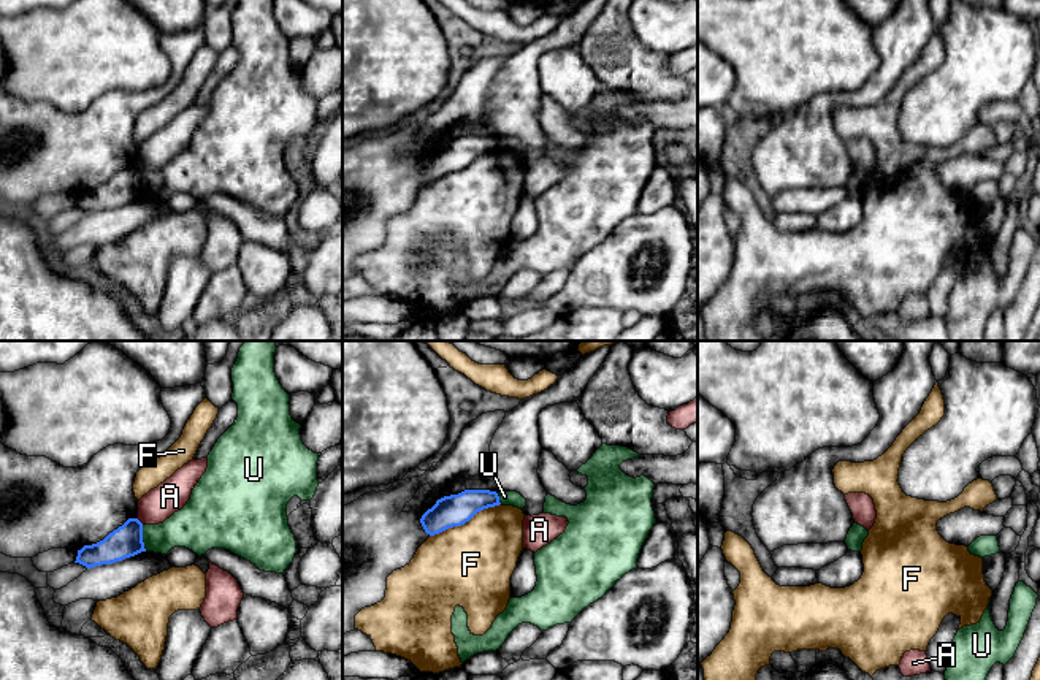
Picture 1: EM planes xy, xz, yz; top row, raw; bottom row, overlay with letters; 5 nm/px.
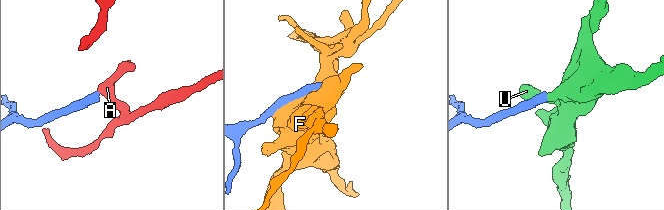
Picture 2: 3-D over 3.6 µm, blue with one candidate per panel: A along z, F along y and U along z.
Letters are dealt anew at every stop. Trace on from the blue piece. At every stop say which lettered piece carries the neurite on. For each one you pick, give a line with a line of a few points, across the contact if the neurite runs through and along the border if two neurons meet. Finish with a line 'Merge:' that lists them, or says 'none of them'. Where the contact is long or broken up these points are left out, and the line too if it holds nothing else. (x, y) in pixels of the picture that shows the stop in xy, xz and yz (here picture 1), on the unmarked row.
Merge: none of them

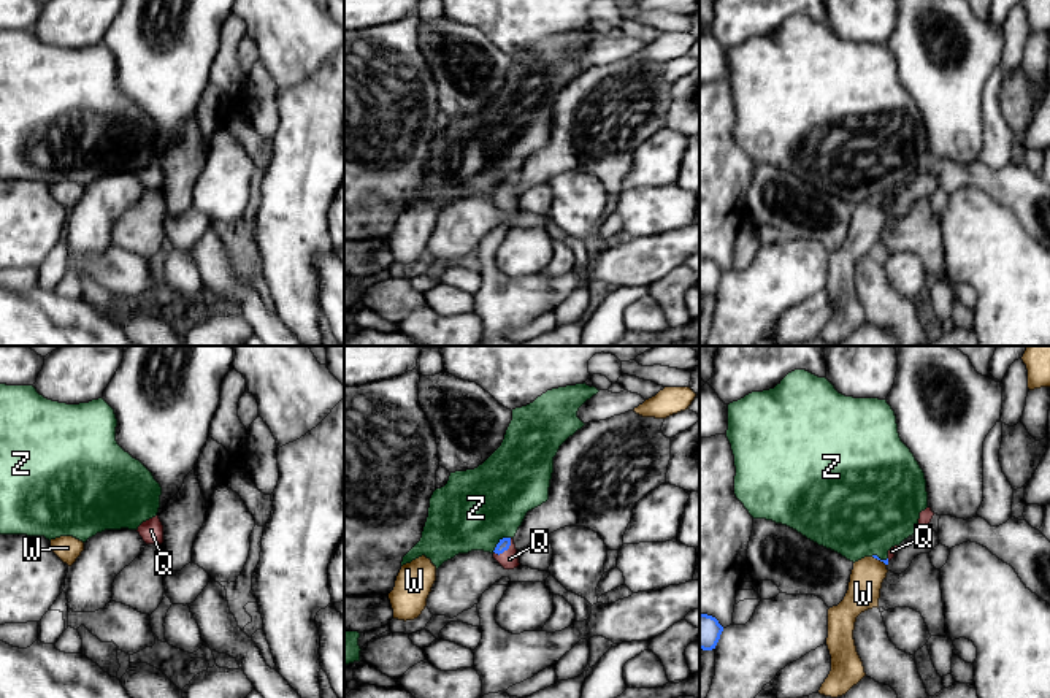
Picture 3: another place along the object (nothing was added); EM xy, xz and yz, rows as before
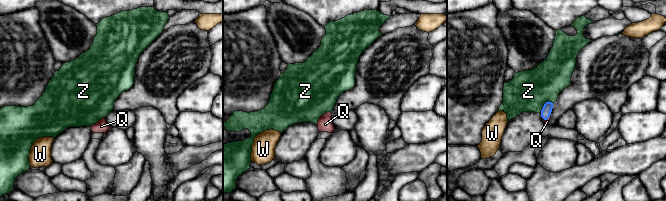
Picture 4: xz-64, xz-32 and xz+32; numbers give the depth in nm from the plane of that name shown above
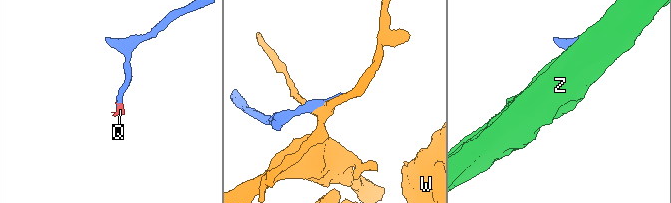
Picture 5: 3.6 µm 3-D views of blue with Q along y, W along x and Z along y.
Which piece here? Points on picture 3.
Q: line xz (505, 187), (505, 194), (509, 203)
Merge: Q

